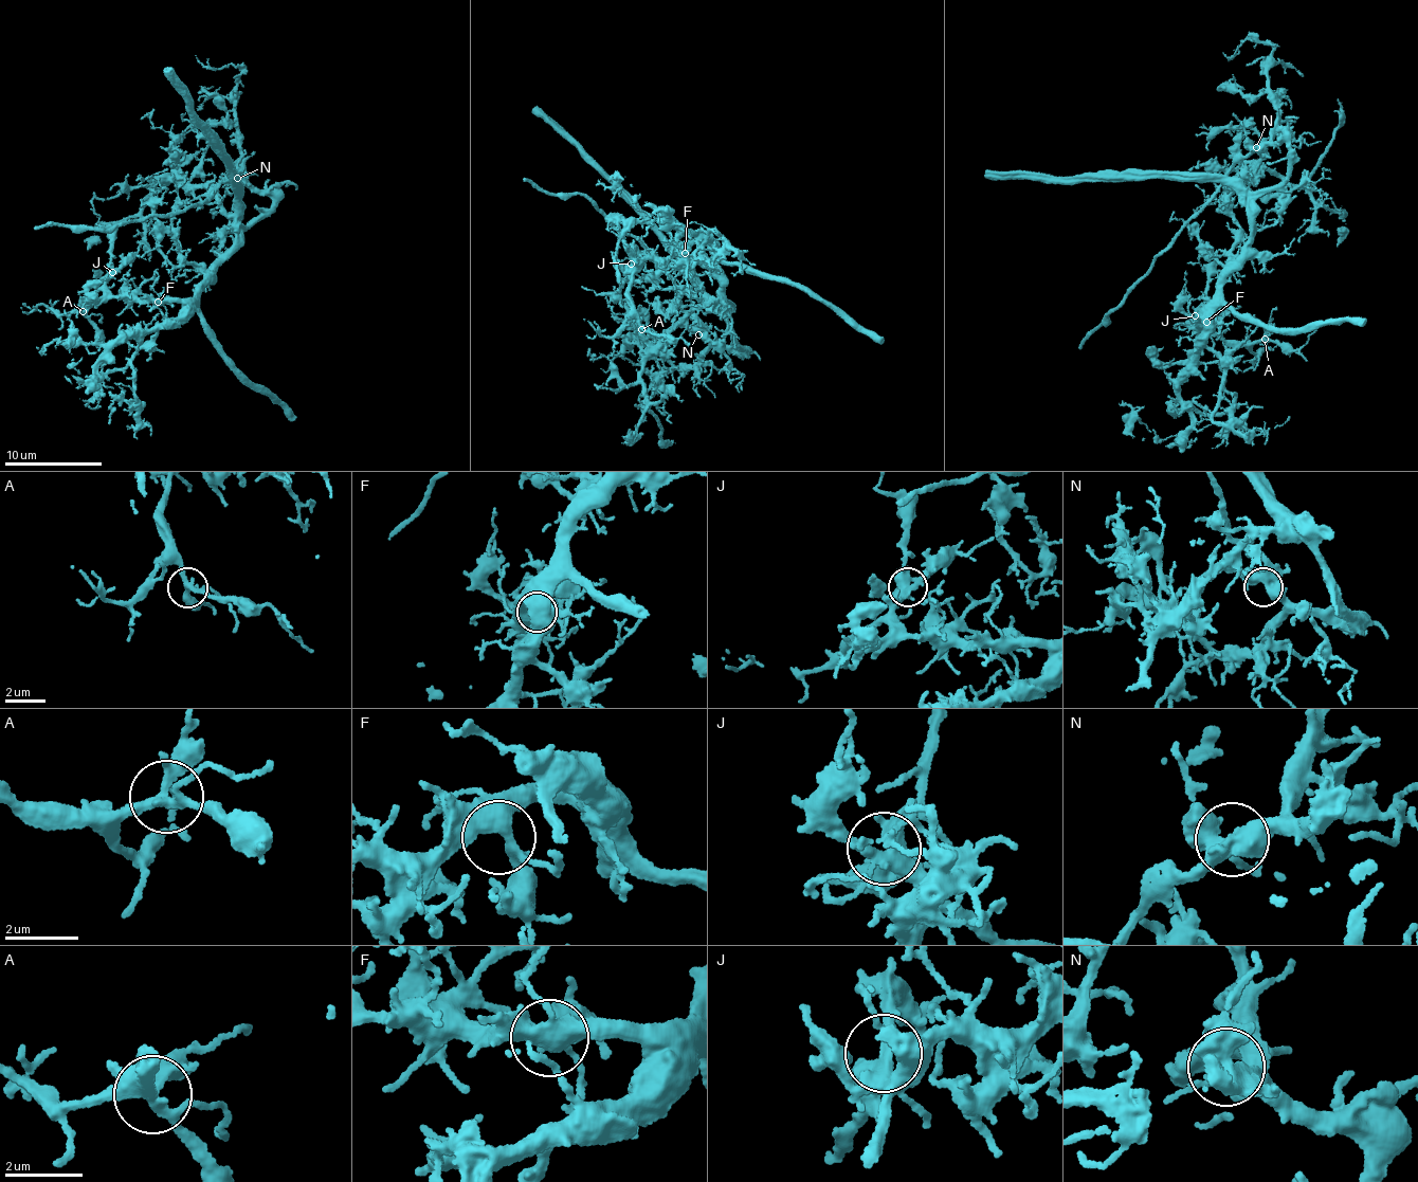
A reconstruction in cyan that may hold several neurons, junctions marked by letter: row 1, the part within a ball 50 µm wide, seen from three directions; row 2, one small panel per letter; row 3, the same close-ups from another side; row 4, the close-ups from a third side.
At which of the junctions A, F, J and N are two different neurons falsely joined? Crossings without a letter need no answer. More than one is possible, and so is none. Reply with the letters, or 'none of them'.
none of them

